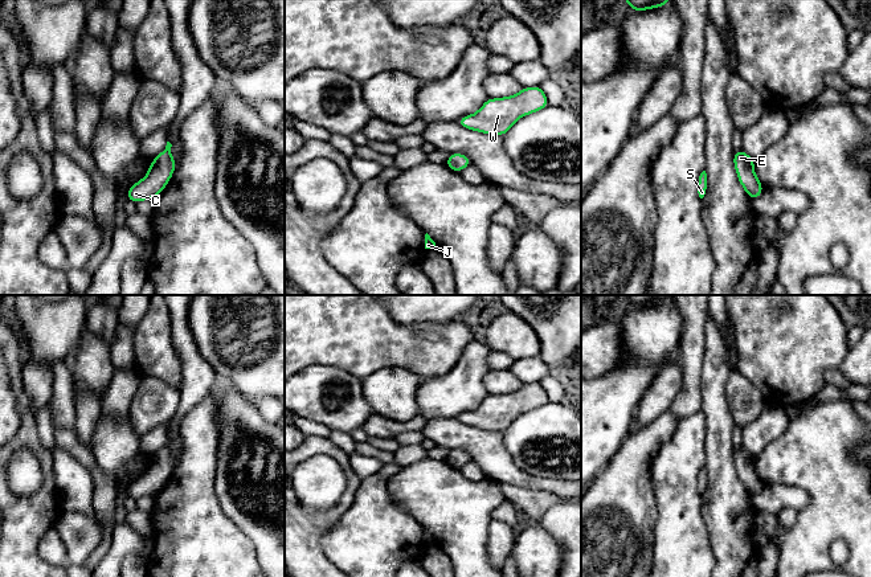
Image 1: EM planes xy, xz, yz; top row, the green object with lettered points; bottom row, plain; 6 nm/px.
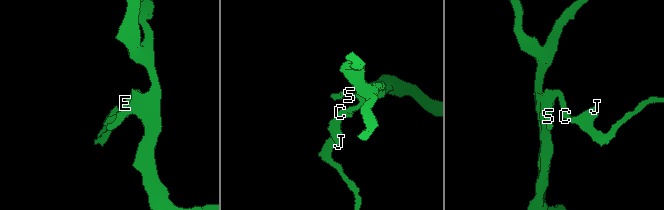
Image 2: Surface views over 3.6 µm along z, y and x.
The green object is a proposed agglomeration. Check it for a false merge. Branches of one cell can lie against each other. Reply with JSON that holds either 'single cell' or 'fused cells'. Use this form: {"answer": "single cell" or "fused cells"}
{"answer": "single cell"}

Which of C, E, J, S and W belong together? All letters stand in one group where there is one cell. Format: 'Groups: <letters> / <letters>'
Groups: C E J S W

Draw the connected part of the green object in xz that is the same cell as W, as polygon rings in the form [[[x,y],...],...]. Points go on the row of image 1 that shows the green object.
[[[540,86],[524,87],[512,97],[488,98],[474,115],[466,115],[457,123],[473,131],[503,136],[519,118],[547,106],[548,99]]]

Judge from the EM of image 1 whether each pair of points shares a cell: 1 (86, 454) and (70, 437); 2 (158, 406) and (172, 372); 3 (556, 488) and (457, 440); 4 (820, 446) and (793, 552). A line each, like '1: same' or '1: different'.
1: same
2: different
3: same
4: same

